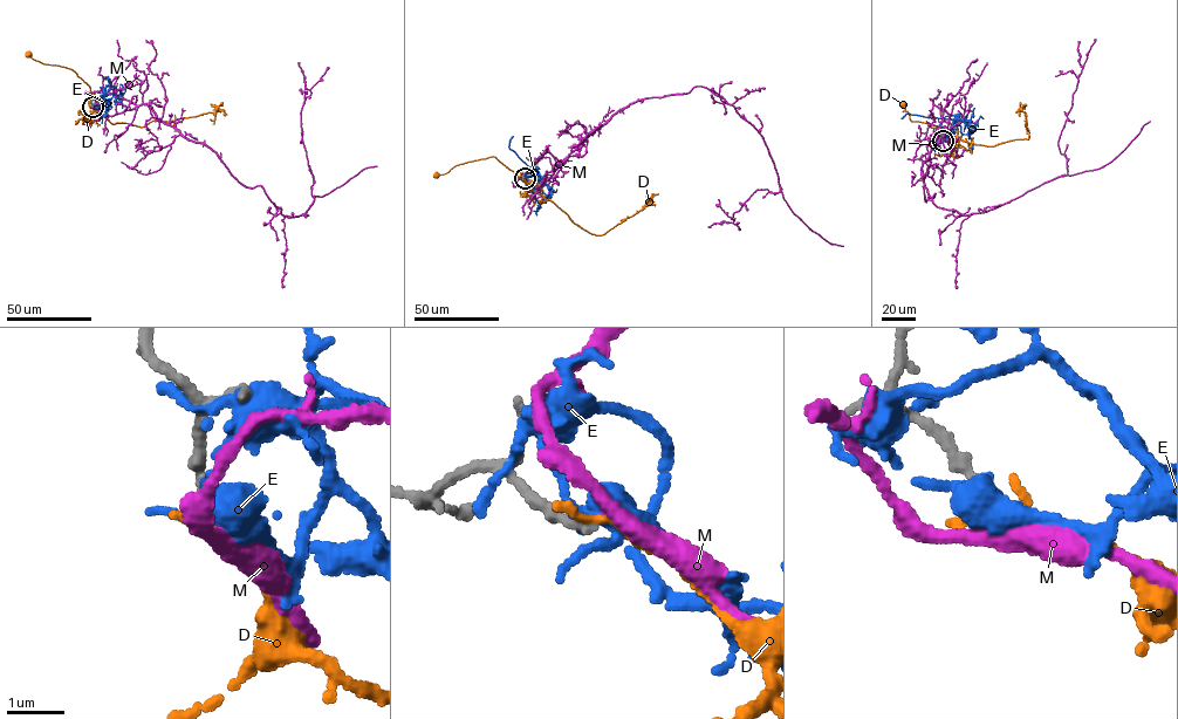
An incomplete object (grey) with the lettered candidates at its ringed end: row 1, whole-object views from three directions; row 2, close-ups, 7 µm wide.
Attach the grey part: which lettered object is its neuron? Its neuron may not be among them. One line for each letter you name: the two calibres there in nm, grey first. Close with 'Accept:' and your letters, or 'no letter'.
Accept: no letter

